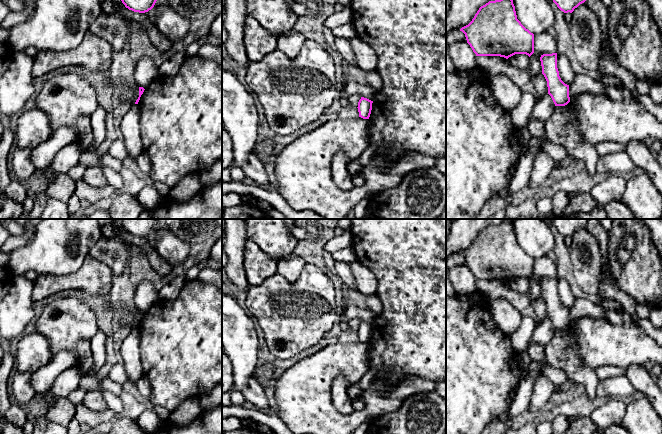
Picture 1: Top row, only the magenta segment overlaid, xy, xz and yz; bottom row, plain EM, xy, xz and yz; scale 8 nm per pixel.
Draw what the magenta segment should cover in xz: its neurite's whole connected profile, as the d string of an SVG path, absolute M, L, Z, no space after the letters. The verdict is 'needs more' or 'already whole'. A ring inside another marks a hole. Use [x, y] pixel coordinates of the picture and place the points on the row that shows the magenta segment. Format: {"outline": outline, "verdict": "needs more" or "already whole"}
{"outline": "M361 97L361 99L358 102L358 112L359 112L359 117L363 119L369 119L371 110L372 110L372 103L373 101Z", "verdict": "already whole"}

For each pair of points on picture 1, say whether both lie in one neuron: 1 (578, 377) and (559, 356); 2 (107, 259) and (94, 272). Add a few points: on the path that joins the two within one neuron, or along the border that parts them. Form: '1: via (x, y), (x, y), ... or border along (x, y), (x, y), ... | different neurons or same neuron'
1: via (575, 372), (564, 361) | same neuron
2: border along (89, 254), (103, 262), (113, 274) | different neurons

